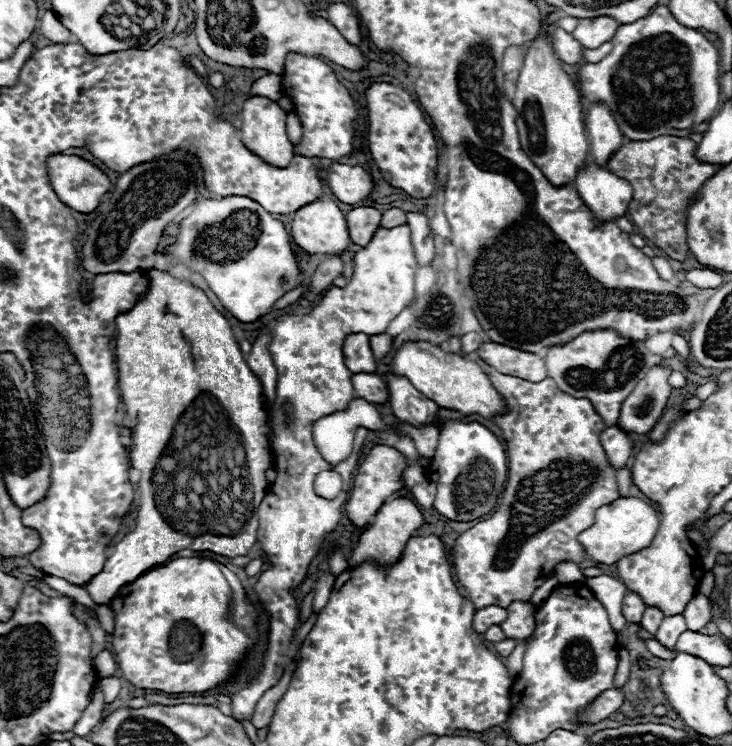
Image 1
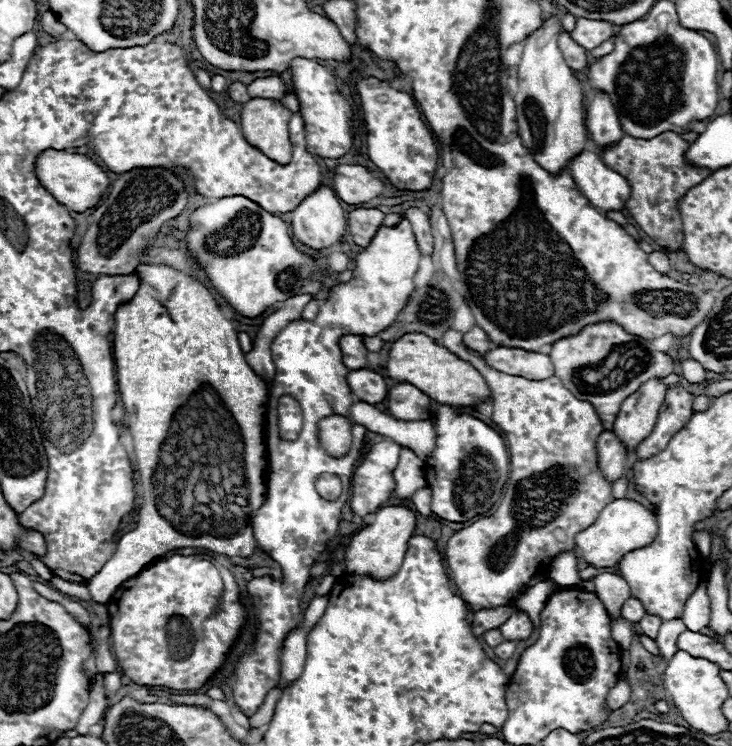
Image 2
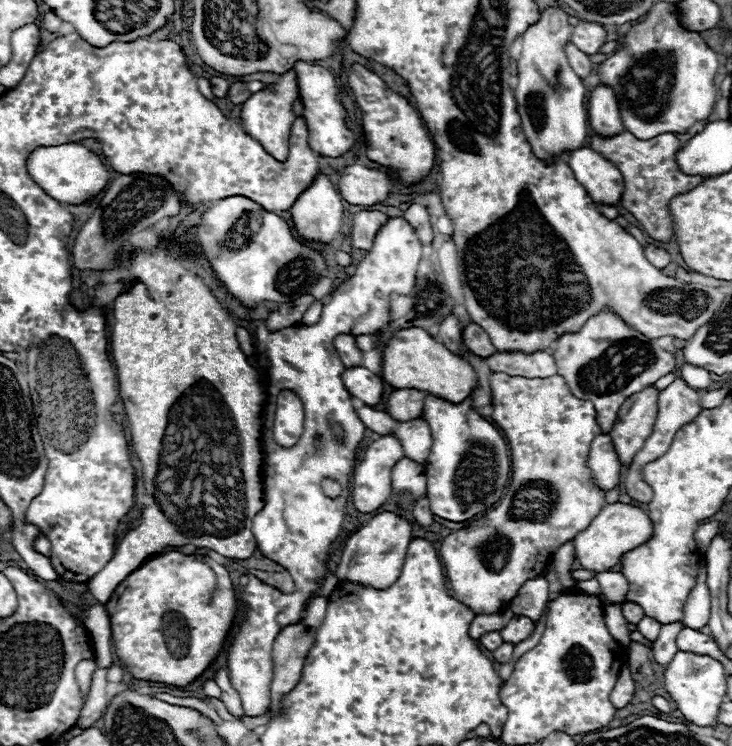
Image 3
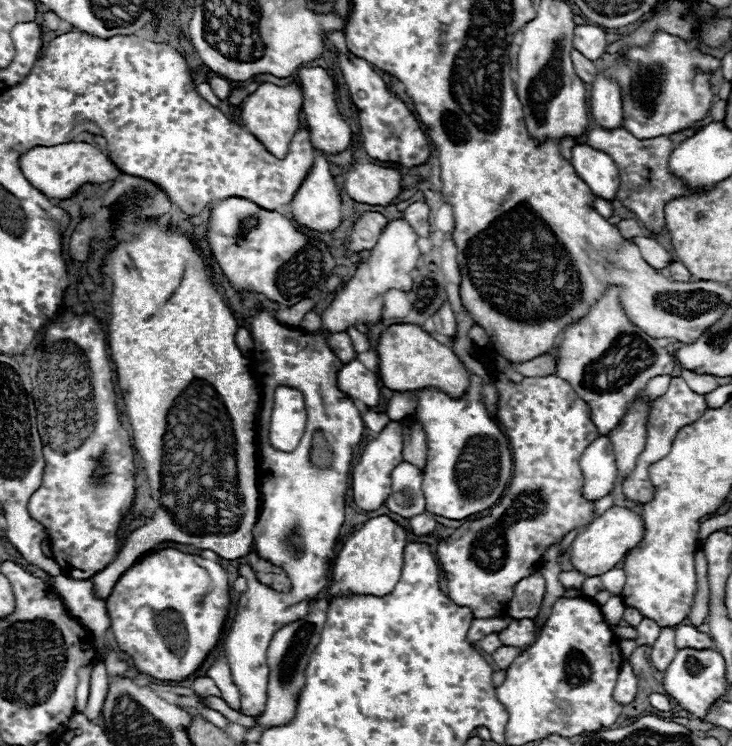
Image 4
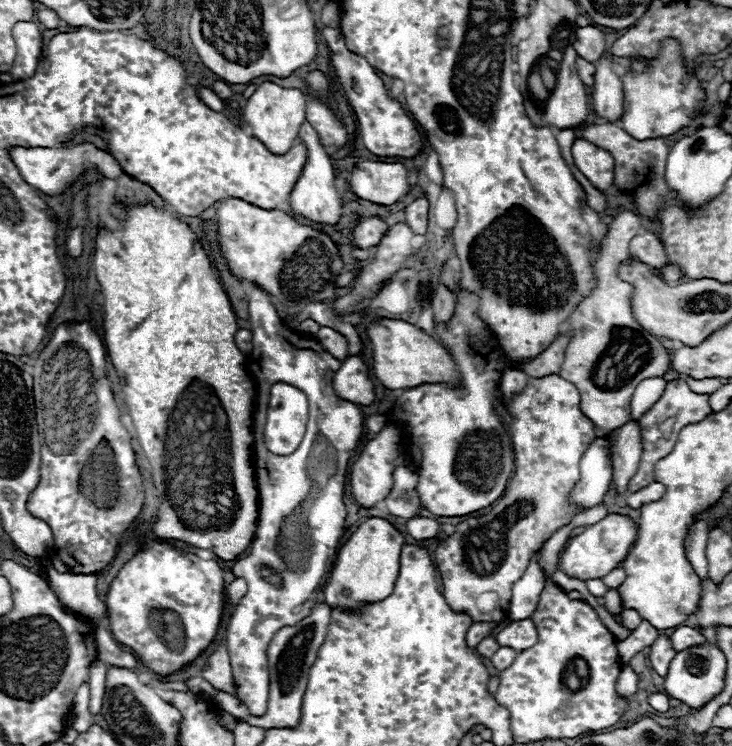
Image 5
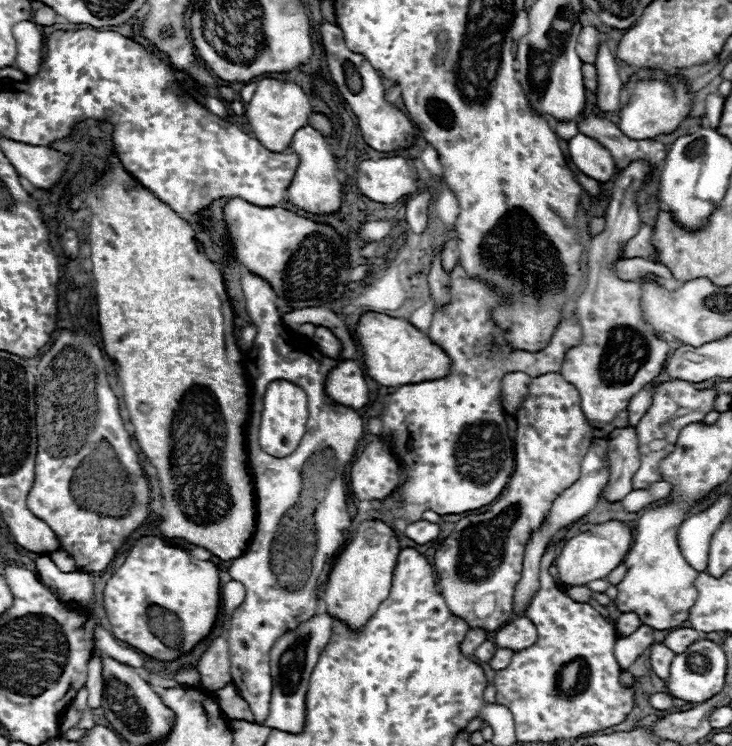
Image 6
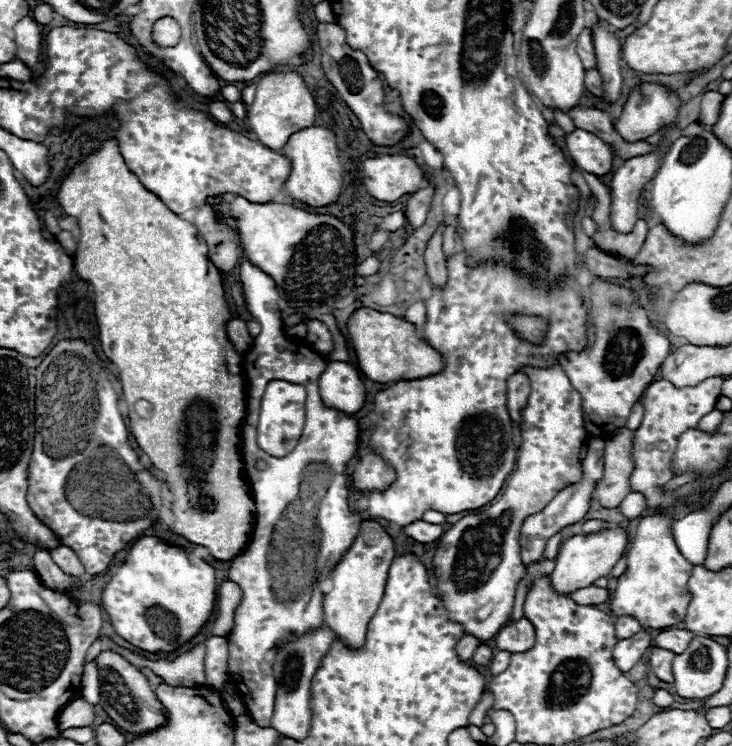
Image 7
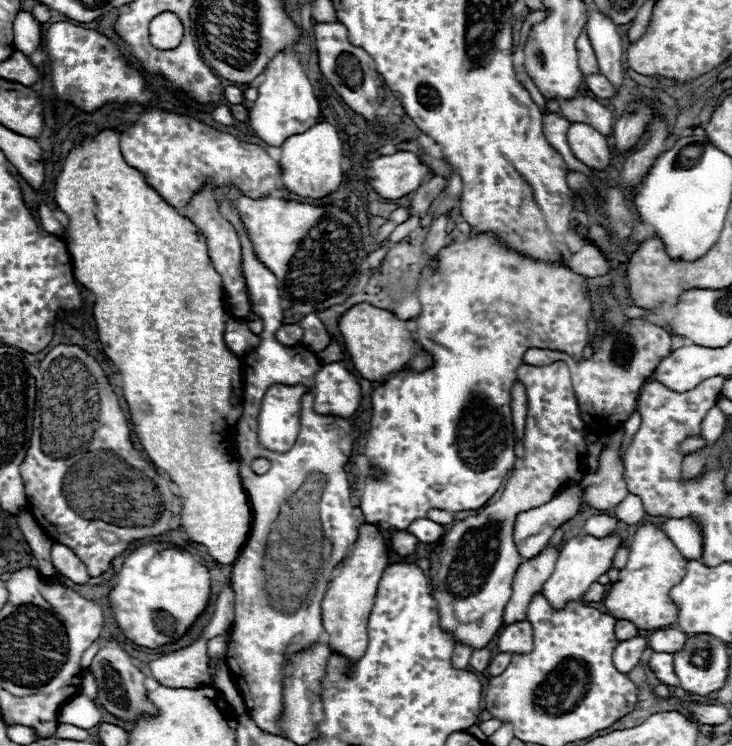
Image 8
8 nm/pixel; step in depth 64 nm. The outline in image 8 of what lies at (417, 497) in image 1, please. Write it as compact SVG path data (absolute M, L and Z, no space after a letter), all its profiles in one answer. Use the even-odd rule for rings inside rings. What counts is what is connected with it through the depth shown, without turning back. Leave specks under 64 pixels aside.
M418 518L418 520L414 520L406 530L408 530L410 534L414 534L414 536L416 536L420 542L424 542L424 544L438 542L438 540L446 534L446 530L444 530L442 524L432 522L432 520L428 520L428 518Z

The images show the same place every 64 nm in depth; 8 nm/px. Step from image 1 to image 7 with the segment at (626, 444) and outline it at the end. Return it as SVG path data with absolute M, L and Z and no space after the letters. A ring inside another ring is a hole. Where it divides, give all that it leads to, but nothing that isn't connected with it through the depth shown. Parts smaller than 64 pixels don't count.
M592 438L588 442L588 454L582 462L582 480L576 482L576 484L570 484L568 488L564 488L562 492L556 494L556 498L552 502L548 502L548 506L544 510L540 510L538 514L532 514L524 520L522 524L522 530L520 530L520 556L522 556L522 562L524 564L530 564L530 562L536 562L542 558L542 552L544 552L544 546L548 542L550 536L554 536L556 532L560 532L564 526L570 526L578 520L584 518L584 514L588 512L590 508L590 496L592 496L592 490L596 486L596 482L602 478L602 454L604 454L604 440L602 438Z

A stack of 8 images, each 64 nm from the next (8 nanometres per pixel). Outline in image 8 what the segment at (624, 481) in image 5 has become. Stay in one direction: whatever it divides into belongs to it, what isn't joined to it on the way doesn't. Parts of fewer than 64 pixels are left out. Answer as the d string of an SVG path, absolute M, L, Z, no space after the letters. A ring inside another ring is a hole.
M622 432L616 434L612 440L612 446L602 452L598 472L582 478L582 484L584 484L582 500L586 508L610 510L630 494L622 478L624 464L618 458L620 442L622 442Z

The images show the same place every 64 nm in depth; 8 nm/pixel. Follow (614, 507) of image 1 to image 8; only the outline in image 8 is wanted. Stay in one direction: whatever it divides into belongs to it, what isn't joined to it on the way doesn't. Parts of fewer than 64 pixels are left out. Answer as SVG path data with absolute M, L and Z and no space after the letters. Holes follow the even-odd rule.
M584 534L566 540L560 548L560 556L556 560L556 568L554 568L552 576L542 584L542 594L552 604L552 608L560 610L568 602L578 602L588 592L590 584L596 582L598 576L608 572L620 542L622 540L618 536L594 538L594 536L584 536Z

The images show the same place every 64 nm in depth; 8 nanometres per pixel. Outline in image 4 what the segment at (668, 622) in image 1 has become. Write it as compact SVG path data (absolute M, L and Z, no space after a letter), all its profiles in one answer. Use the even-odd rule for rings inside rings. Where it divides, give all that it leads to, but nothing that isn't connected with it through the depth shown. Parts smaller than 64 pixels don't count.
M662 628L658 640L652 644L652 650L650 650L650 662L660 670L664 672L668 668L668 664L674 660L678 648L674 644L674 628Z

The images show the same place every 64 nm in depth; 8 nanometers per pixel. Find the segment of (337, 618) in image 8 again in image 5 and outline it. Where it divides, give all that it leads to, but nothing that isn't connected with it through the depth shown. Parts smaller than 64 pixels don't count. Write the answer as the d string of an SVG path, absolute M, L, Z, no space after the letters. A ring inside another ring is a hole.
M368 518L340 548L330 580L324 586L324 602L330 608L358 610L364 604L374 604L392 594L400 570L400 550L404 546L402 534L384 518Z

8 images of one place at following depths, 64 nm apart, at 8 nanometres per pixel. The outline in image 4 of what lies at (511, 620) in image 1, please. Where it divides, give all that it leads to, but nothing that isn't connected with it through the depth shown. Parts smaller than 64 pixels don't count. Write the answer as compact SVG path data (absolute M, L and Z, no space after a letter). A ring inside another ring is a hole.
M522 618L522 620L512 620L508 628L498 632L502 644L512 644L514 648L524 648L534 644L536 640L536 626L534 620Z

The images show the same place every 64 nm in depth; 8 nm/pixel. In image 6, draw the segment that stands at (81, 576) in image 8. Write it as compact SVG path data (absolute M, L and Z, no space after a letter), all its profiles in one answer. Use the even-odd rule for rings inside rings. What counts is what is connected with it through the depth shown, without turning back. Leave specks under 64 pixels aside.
M56 550L56 552L50 552L50 558L52 562L62 570L62 572L76 572L76 562L72 560L72 556L68 556L68 552L64 550Z

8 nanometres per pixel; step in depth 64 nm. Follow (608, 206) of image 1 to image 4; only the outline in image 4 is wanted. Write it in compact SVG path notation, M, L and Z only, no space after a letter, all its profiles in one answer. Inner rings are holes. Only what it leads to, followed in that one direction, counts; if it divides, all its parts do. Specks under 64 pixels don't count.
M576 144L572 148L570 164L574 166L576 174L588 184L592 194L606 200L612 200L616 196L620 184L618 168L606 152L596 150L588 144Z

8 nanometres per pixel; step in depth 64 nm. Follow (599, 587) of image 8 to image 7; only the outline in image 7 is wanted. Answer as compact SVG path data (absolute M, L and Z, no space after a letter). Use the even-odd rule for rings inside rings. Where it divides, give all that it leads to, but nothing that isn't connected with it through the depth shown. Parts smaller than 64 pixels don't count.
M588 586L582 588L578 592L574 592L570 596L576 604L602 604L608 600L608 590L606 588L596 588L596 586Z

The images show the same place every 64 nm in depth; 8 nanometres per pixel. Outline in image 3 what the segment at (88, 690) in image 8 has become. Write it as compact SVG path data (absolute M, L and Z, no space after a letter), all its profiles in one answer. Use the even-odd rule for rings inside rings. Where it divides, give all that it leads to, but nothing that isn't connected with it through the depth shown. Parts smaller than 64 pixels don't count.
M96 668L94 676L92 676L92 686L90 686L90 692L88 692L88 698L84 702L84 708L82 708L82 728L88 728L92 726L98 718L102 718L106 706L108 706L108 696L106 696L106 670L104 668Z

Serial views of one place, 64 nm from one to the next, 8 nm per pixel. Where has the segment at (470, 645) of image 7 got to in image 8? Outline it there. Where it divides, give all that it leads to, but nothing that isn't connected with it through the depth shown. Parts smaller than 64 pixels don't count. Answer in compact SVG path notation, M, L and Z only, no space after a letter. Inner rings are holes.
M456 644L456 648L454 648L454 656L452 656L452 666L454 666L454 668L464 670L464 668L468 666L470 656L472 656L472 648L470 648L470 646Z

